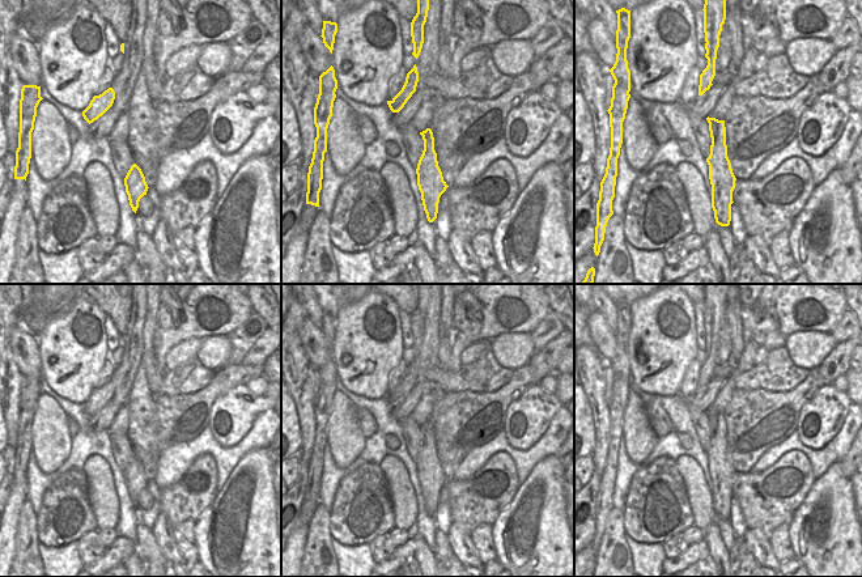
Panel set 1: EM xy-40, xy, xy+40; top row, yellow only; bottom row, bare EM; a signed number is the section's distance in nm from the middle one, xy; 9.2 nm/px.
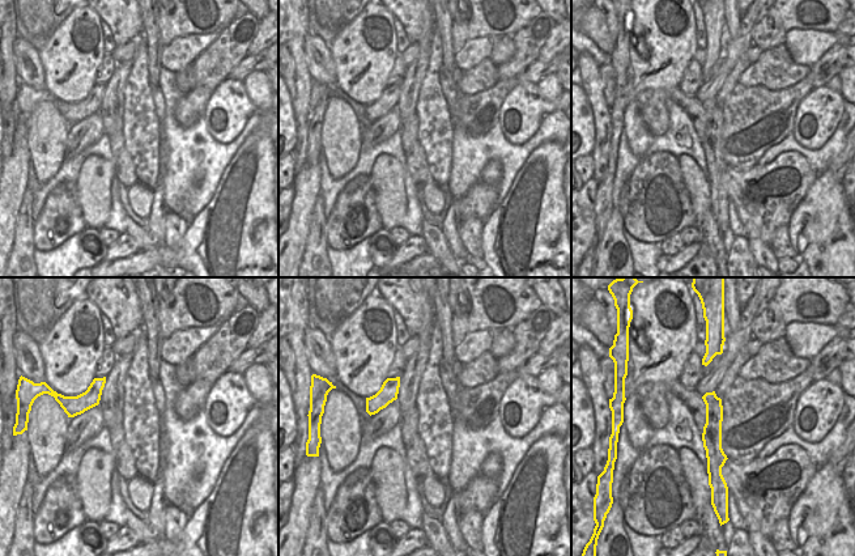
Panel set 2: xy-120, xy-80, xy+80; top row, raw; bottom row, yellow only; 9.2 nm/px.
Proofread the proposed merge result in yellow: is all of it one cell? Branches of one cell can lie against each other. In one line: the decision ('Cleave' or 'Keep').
Cleave

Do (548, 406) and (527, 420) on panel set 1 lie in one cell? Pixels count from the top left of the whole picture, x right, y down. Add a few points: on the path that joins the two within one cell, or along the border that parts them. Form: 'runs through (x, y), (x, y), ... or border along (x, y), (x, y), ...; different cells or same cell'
runs through (543, 406), (533, 415); same cell

